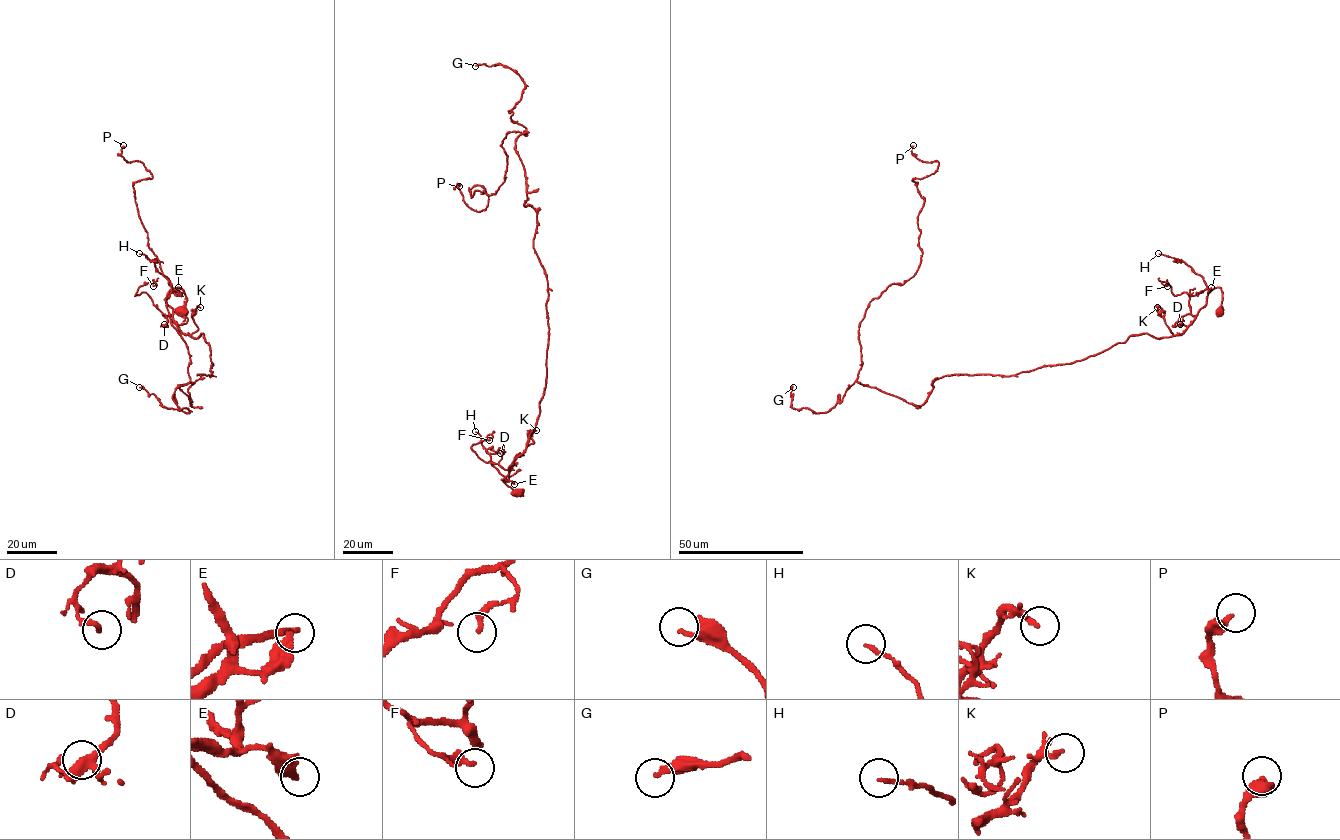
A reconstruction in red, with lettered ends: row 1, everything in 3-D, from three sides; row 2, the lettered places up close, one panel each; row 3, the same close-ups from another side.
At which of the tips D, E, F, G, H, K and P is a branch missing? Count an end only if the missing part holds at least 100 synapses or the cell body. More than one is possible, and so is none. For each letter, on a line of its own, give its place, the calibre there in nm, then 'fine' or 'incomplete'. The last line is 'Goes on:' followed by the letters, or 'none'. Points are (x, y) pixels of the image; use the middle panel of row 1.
D: place (500, 453); calibre 200 nm; fine
E: place (514, 484); calibre 170 nm; fine
F: place (489, 440); calibre 240 nm; fine
G: place (475, 66); calibre 190 nm; incomplete
H: place (475, 431); calibre 140 nm; fine
K: place (536, 430); calibre 120 nm; fine
P: place (459, 186); calibre 400 nm; fine
Goes on: G

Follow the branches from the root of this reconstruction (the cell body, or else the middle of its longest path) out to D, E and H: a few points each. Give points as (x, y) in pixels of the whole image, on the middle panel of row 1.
D: (518, 493), (503, 480), (508, 471), (498, 463), (503, 452), (501, 448), (497, 450), (500, 453)
E: (518, 493), (504, 482), (514, 484)
H: (518, 493), (506, 484), (508, 480), (491, 463), (481, 443), (482, 438), (475, 431)

